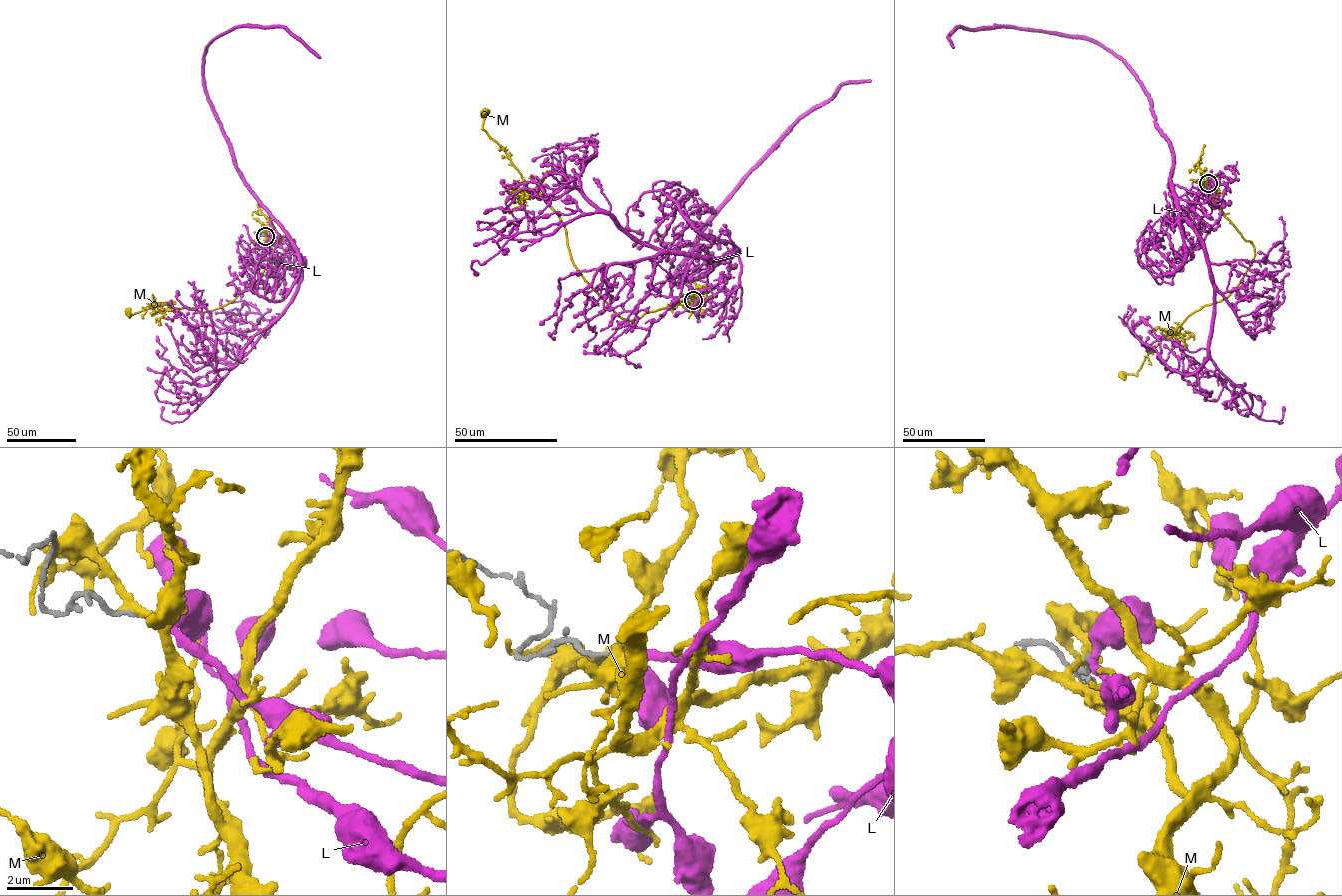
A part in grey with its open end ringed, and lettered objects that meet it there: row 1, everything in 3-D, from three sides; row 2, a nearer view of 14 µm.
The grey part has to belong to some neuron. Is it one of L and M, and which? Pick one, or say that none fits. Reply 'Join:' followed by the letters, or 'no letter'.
Join: no letter

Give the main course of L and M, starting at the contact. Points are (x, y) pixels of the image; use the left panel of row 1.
L: (265, 236), (285, 243), (305, 266), (236, 167), (207, 96), (205, 48), (238, 26), (282, 27), (320, 57)
M: (264, 235), (269, 260), (254, 283), (234, 300), (204, 312), (161, 302), (129, 316), (127, 311)

